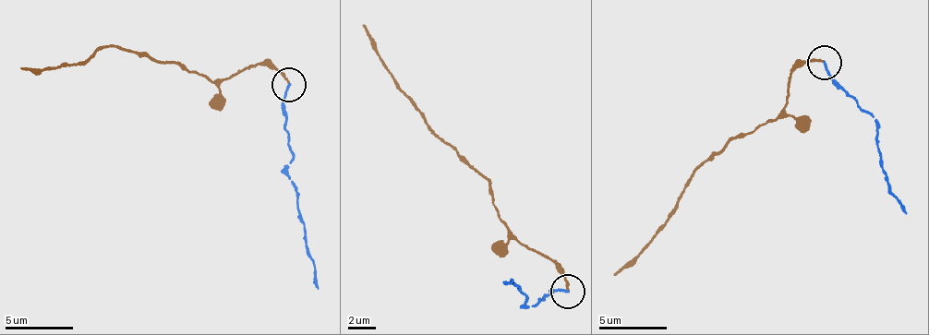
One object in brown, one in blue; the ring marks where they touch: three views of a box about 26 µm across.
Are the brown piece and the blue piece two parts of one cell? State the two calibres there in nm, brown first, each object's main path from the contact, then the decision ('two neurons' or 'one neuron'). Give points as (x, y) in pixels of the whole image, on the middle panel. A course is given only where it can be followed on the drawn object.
140 nm thick on the brown side, 160 nm on the other; brown runs (567, 293), (562, 269), (529, 250), (507, 227), (499, 215), (489, 181), (441, 137), (398, 88), (364, 26); blue runs (567, 293), (552, 289), (527, 306), (510, 278), (504, 282); two neurons

